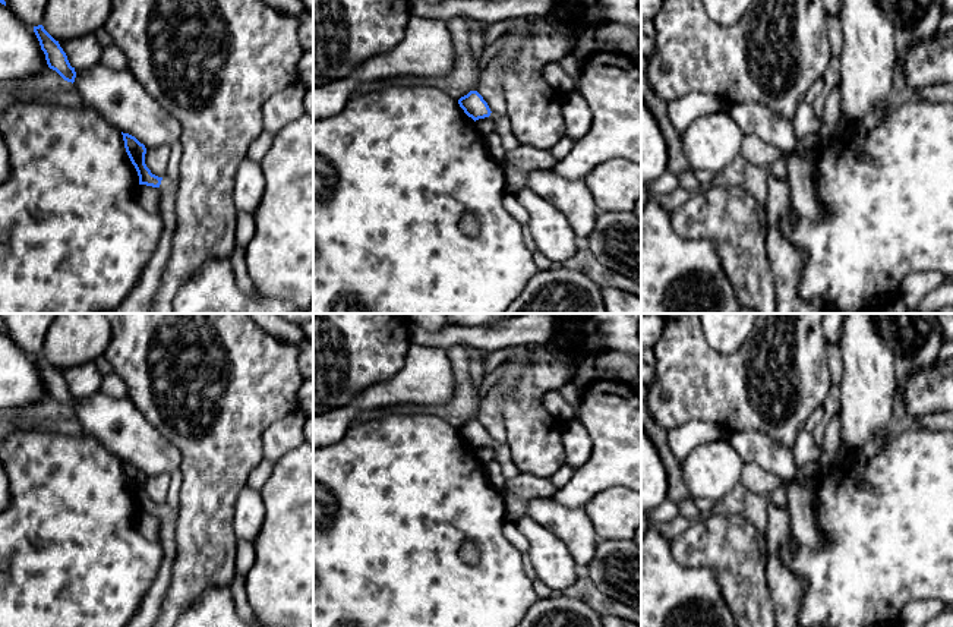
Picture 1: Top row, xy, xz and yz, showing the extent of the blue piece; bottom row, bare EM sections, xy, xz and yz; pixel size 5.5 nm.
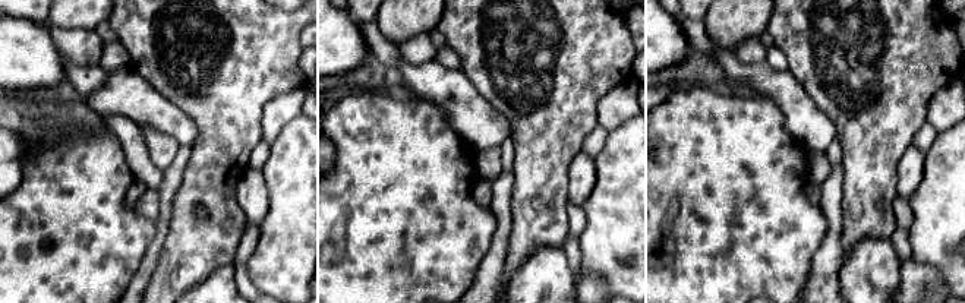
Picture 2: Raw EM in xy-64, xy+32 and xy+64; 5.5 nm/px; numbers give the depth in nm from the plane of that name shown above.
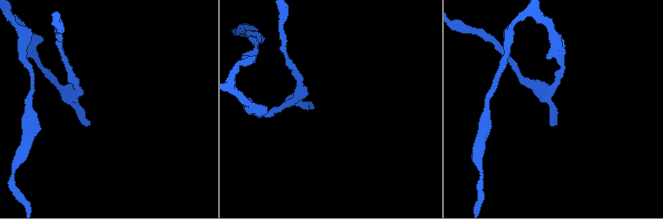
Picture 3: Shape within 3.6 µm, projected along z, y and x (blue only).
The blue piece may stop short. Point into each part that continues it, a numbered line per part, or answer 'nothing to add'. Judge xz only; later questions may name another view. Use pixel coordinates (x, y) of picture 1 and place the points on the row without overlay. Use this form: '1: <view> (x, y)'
1: xz (502, 456)

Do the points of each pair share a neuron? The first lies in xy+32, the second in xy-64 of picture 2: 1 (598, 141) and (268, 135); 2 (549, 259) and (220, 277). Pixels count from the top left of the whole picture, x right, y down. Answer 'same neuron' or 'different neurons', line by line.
1: different neurons
2: same neuron

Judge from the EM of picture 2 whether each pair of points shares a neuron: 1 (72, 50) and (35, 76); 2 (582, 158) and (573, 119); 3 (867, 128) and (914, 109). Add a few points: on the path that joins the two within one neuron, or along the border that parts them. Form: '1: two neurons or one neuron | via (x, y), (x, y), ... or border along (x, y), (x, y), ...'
1: two neurons | border along (47, 25), (49, 34), (65, 60)
2: two neurons | border along (580, 150), (571, 161), (568, 182)
3: one neuron | via (879, 116), (886, 109), (902, 109)

